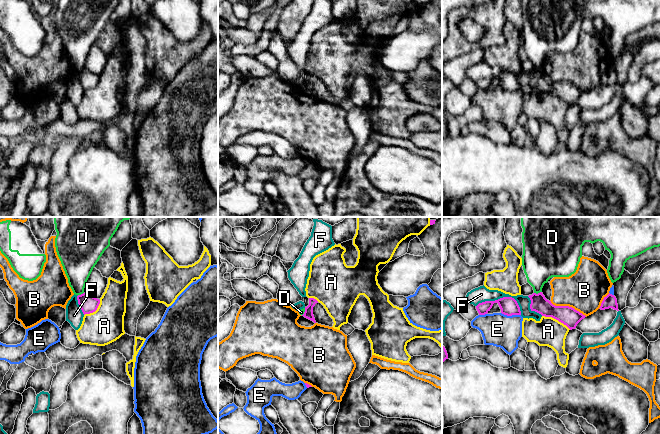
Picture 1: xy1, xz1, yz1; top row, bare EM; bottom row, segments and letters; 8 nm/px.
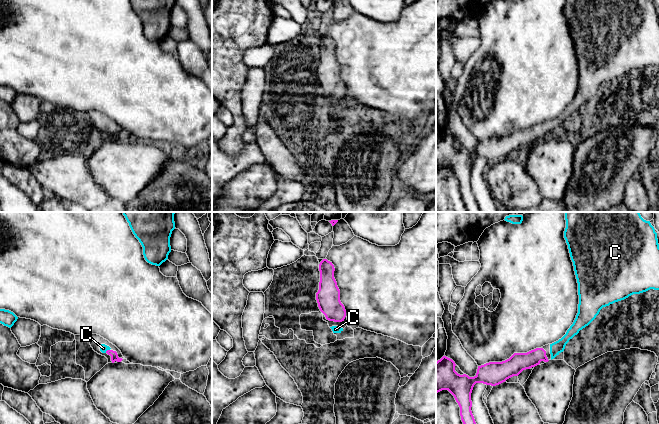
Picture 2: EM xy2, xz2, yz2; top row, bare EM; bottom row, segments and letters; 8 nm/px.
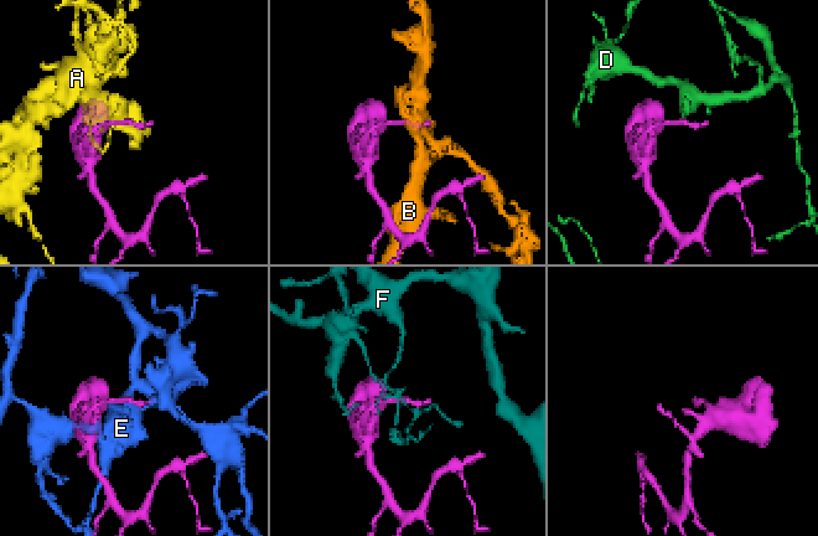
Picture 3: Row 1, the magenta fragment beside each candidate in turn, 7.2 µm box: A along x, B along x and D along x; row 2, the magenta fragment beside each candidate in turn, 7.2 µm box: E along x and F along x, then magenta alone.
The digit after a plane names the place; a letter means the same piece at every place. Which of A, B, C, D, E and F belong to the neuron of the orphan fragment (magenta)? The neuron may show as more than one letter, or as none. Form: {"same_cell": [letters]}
{"same_cell": ["C"]}

